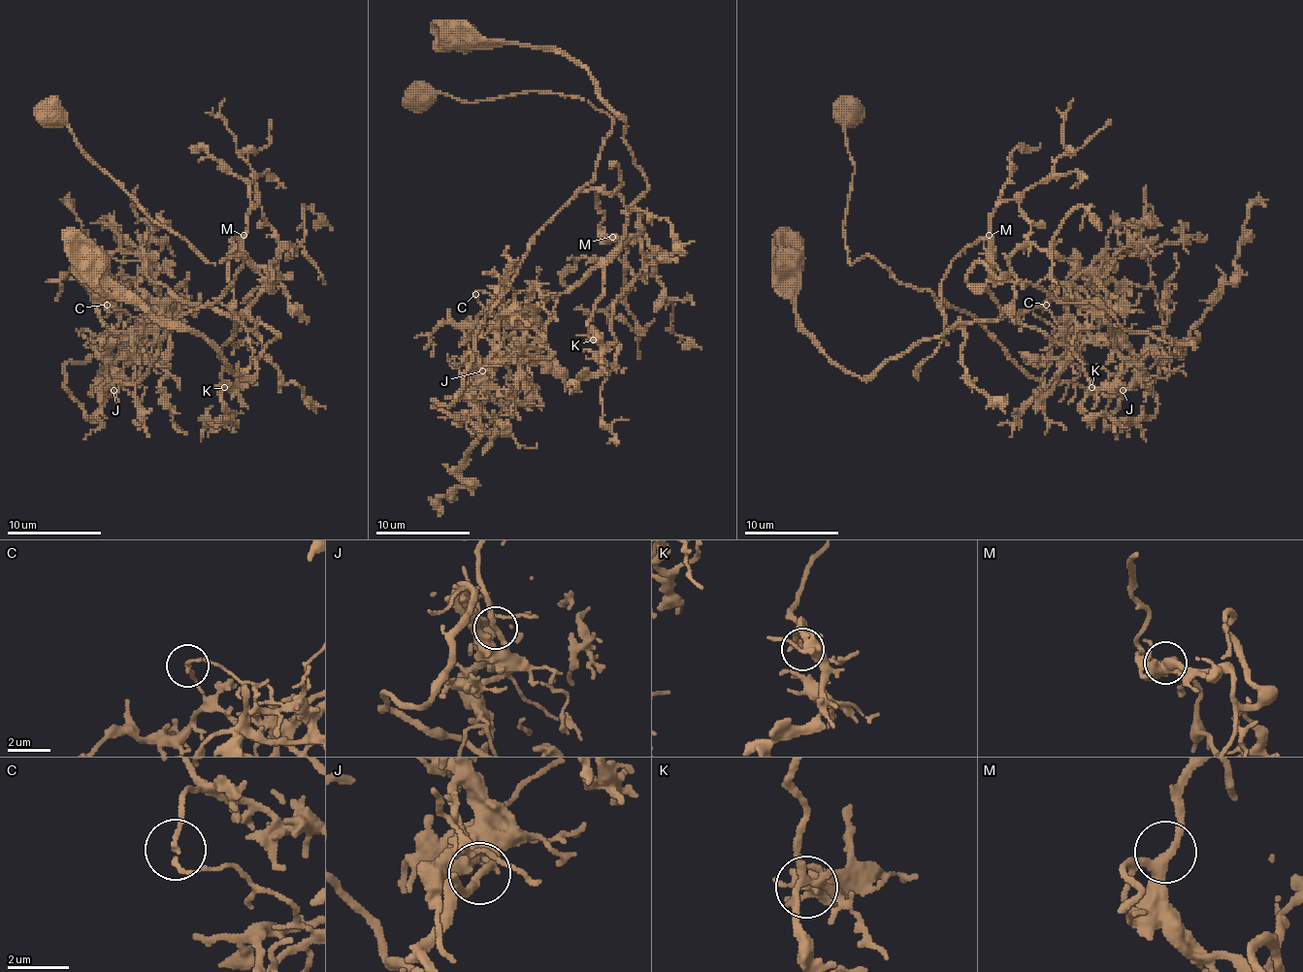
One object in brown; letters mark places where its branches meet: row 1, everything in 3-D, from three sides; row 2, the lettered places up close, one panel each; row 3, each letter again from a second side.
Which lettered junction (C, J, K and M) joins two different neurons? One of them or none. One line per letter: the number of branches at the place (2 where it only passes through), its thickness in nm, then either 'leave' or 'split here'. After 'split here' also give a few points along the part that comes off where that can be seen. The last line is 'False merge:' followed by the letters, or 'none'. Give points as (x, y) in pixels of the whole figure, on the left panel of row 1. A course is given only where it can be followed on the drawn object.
C: 2 | 140 nm | split here | (107, 306), (146, 331), (130, 350), (121, 334), (110, 395), (244, 258), (208, 263), (37, 106)
J: 2 | 240 nm | leave
K: 3 | 200 nm | leave
M: 3 | 280 nm | leave
False merge: C

